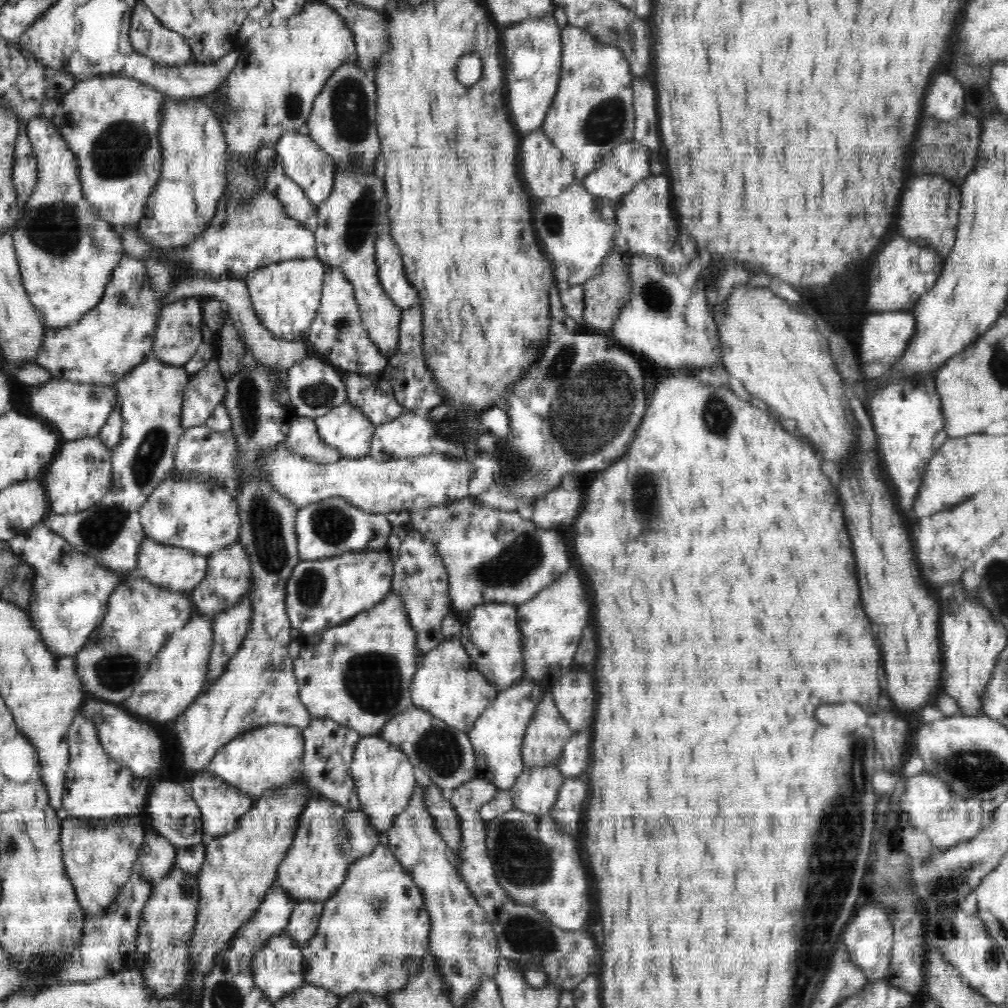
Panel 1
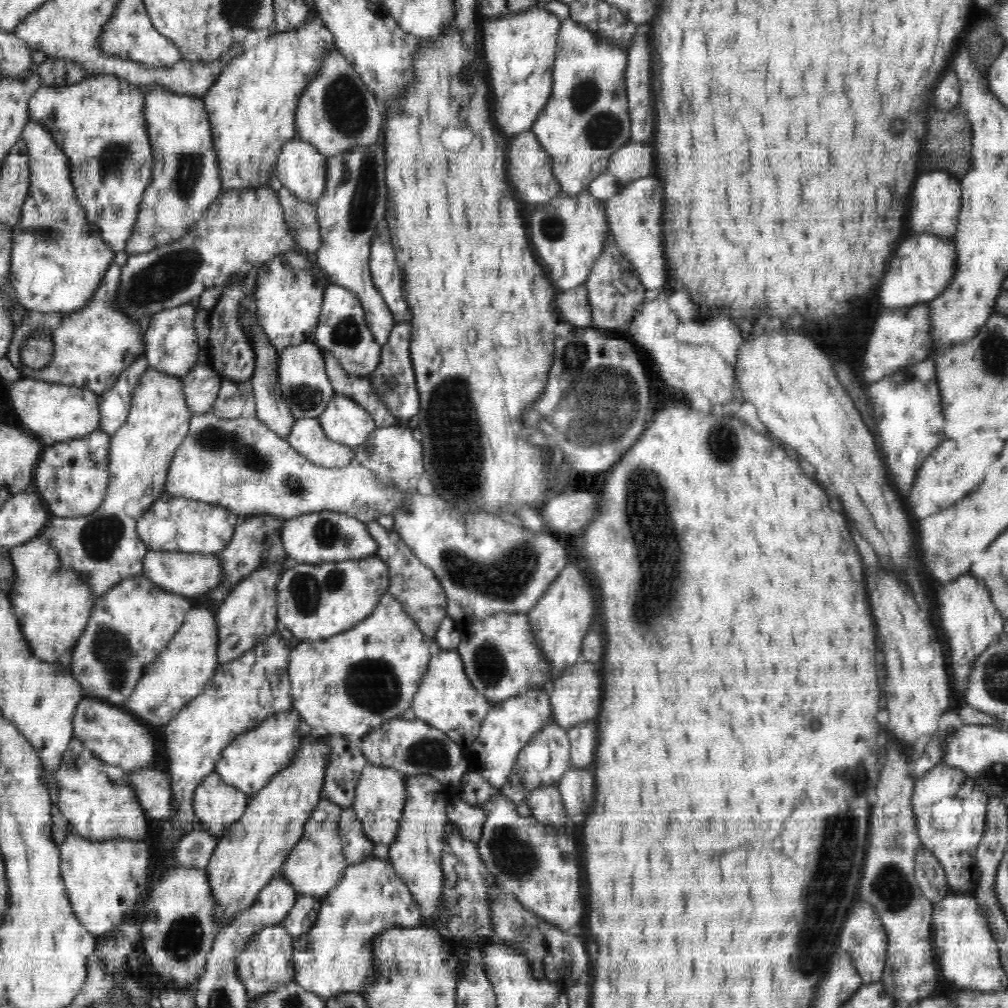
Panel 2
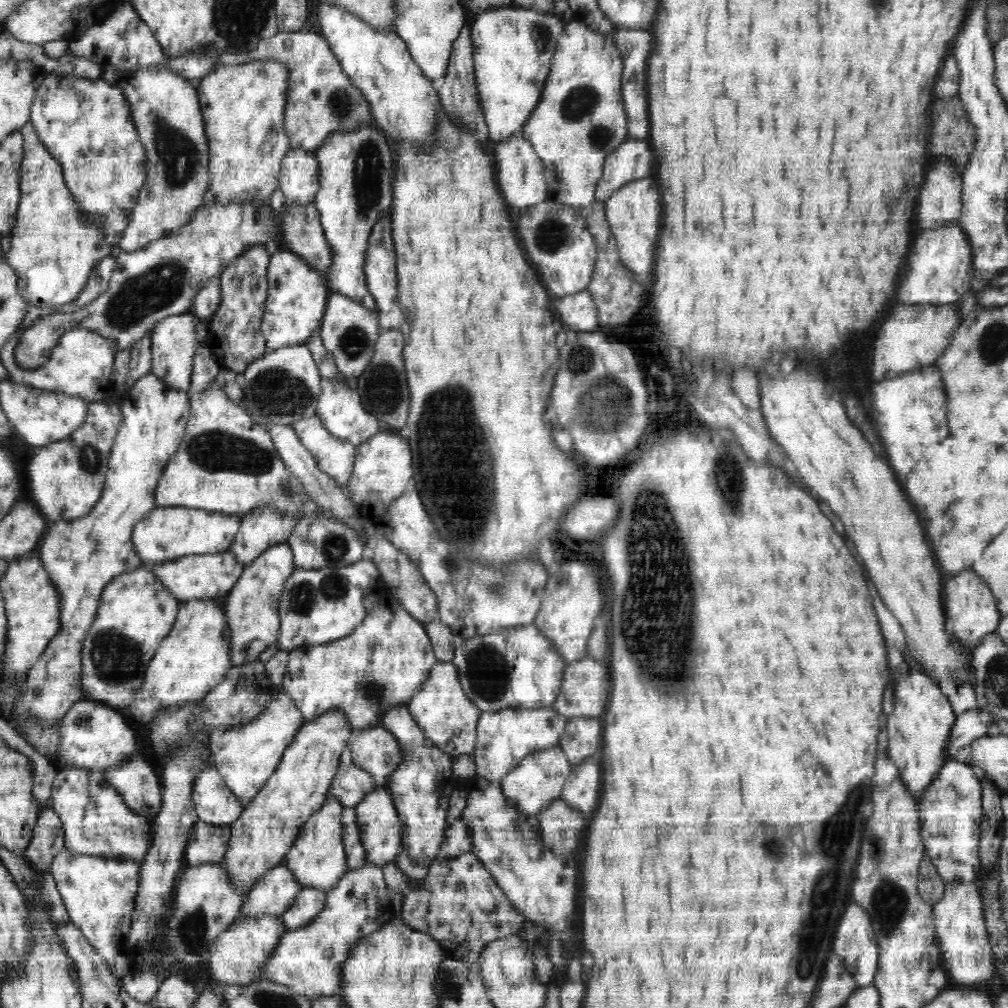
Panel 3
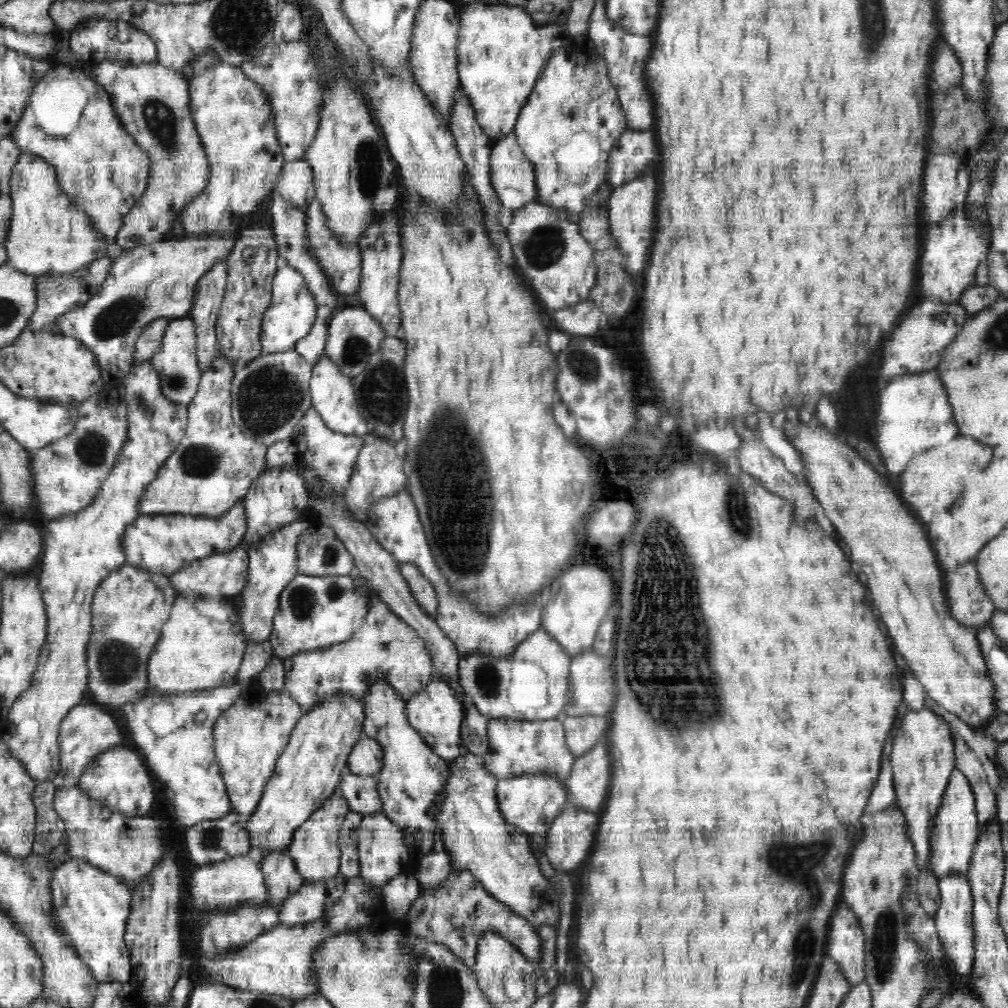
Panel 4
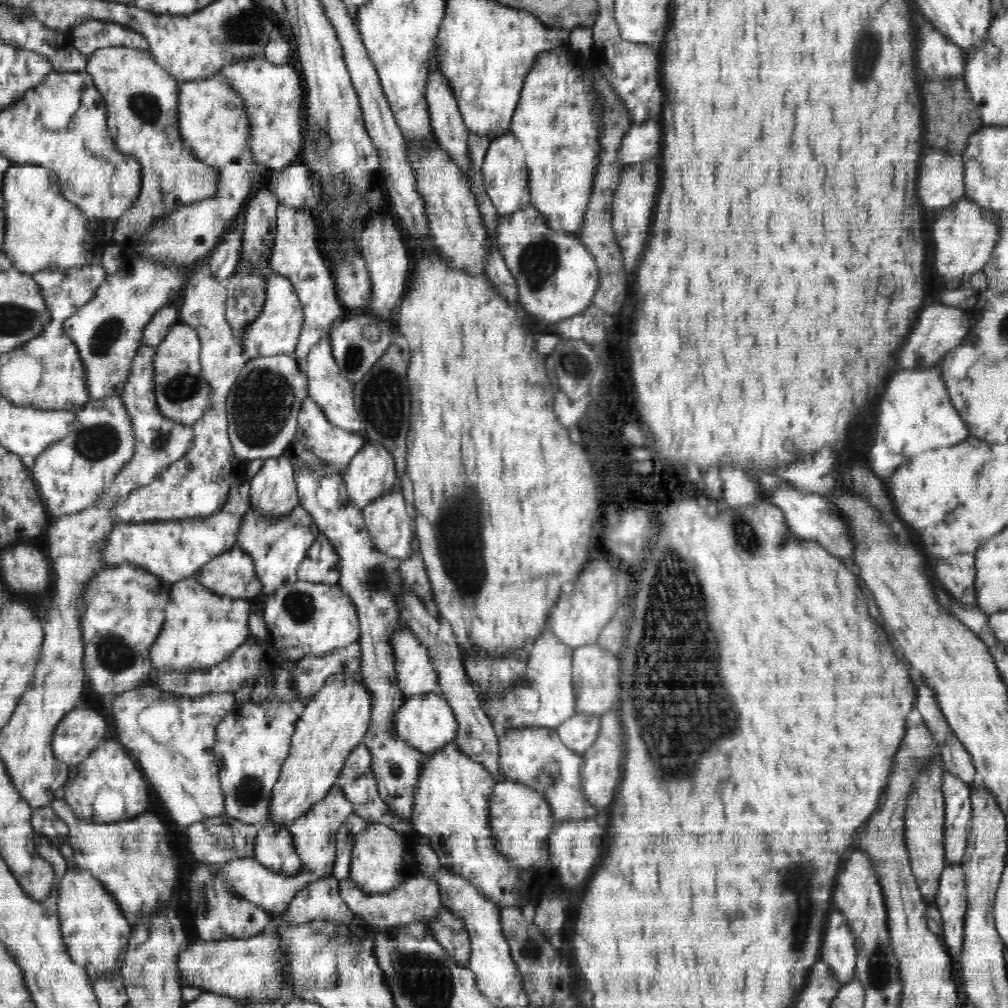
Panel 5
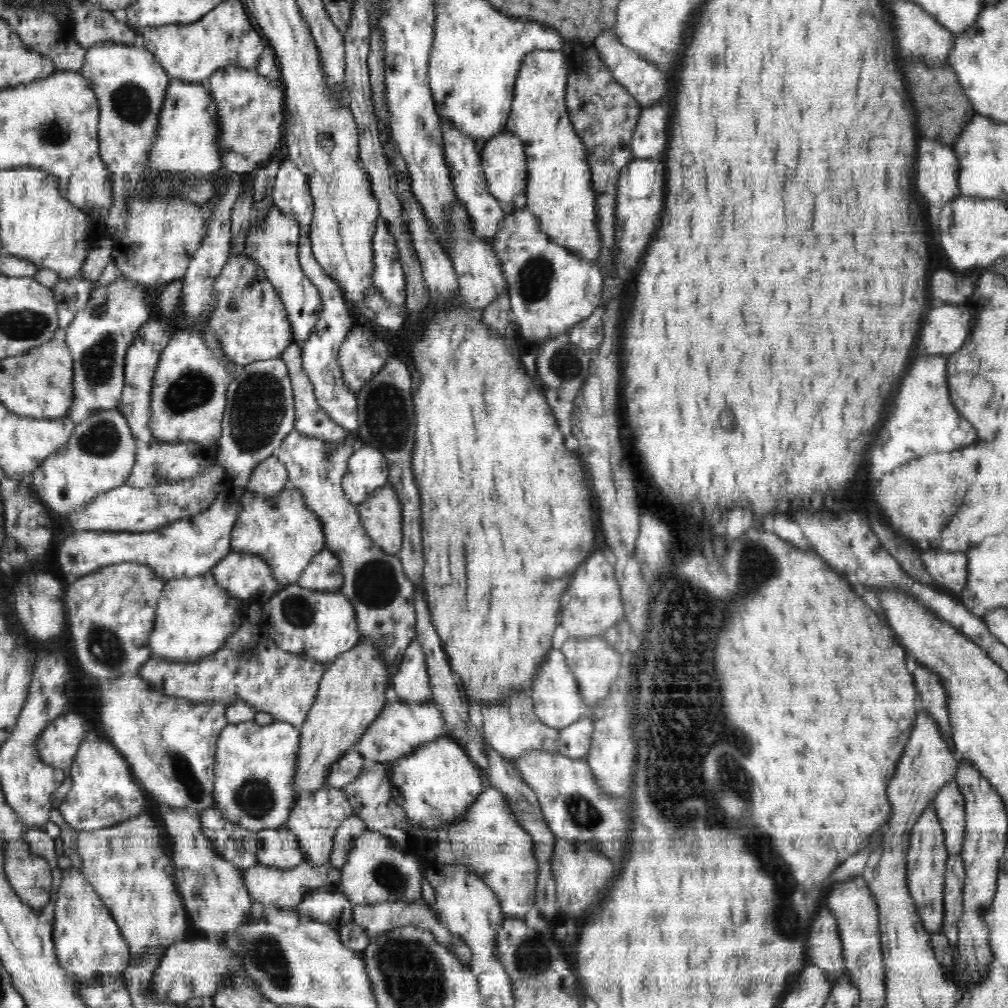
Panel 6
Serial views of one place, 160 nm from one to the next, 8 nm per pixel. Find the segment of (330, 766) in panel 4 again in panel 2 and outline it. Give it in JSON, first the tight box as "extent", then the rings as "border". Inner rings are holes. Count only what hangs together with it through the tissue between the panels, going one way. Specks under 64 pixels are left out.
{"extent":[206,735,331,930],"border":[[[315,735],[303,737],[302,746],[296,750],[294,760],[268,782],[268,785],[261,789],[256,795],[251,796],[247,801],[244,814],[230,825],[230,828],[219,838],[214,854],[206,868],[210,891],[216,901],[216,912],[214,919],[218,921],[218,927],[222,930],[231,920],[240,913],[252,906],[261,890],[275,877],[280,875],[280,870],[286,863],[294,845],[302,838],[305,824],[315,806],[321,800],[322,788],[324,785],[326,766],[330,761],[331,747],[328,746],[329,738],[321,737],[317,743]]]}

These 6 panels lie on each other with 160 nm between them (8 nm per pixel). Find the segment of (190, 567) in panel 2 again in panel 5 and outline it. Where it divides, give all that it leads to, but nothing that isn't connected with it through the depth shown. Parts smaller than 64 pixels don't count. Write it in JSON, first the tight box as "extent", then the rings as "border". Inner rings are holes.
{"extent":[194,548,262,601],"border":[[[240,548],[229,549],[206,562],[194,577],[200,585],[217,595],[255,601],[262,593],[254,559]]]}

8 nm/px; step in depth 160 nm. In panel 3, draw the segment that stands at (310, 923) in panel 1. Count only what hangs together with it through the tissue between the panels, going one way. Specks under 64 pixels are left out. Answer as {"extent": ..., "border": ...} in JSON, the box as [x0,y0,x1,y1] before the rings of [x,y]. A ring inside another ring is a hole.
{"extent":[281,887,328,929],"border":[[[303,887],[294,902],[281,914],[282,922],[288,929],[299,929],[312,922],[326,904],[328,890]]]}

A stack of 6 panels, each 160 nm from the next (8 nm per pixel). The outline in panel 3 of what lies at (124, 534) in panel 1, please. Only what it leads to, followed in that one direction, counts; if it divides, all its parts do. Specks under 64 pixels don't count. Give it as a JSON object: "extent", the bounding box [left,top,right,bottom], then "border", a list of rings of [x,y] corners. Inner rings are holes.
{"extent":[10,373,191,734],"border":[[[151,373],[140,381],[124,395],[120,402],[122,411],[122,424],[118,428],[118,434],[112,446],[108,472],[106,475],[103,493],[93,510],[84,517],[72,521],[56,521],[44,534],[42,546],[40,546],[40,558],[49,574],[49,581],[57,590],[57,596],[61,602],[61,629],[49,642],[42,656],[30,667],[25,687],[21,690],[21,696],[13,704],[14,712],[10,720],[11,725],[19,724],[16,733],[21,734],[21,726],[18,720],[26,720],[36,717],[44,720],[44,723],[52,725],[68,713],[76,701],[85,699],[82,688],[82,642],[86,638],[94,618],[96,618],[100,597],[105,586],[118,575],[136,570],[144,562],[135,554],[132,538],[134,525],[146,517],[155,508],[155,490],[158,480],[163,475],[163,470],[170,457],[178,450],[180,442],[185,435],[187,422],[190,420],[191,410],[189,395],[181,390],[170,388],[161,379]]]}

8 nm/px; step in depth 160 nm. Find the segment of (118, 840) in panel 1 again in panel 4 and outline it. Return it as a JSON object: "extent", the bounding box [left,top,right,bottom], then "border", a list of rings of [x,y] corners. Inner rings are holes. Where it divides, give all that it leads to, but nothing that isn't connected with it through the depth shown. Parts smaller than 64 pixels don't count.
{"extent":[49,842,132,982],"border":[[[67,842],[52,850],[49,860],[57,862],[52,874],[53,910],[59,928],[68,937],[69,945],[88,965],[93,979],[101,982],[130,982],[132,966],[125,945],[125,932],[130,916],[132,888],[125,882],[83,860],[65,857]]]}

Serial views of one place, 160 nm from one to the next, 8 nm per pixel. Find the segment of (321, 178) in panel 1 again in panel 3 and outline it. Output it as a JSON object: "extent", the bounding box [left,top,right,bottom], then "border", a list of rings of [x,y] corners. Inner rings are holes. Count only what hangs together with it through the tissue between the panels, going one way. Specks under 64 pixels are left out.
{"extent":[279,150,319,204],"border":[[[290,150],[282,159],[279,189],[288,203],[310,204],[319,189],[319,162],[314,152]]]}

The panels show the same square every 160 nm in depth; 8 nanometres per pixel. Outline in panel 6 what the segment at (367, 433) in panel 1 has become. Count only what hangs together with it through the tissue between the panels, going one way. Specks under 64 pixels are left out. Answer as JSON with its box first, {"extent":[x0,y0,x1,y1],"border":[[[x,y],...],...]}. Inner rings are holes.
{"extent":[298,236,359,433],"border":[[[301,236],[298,249],[300,267],[308,276],[308,281],[314,283],[318,295],[322,299],[322,314],[320,314],[320,318],[316,321],[314,330],[310,331],[310,336],[301,344],[303,369],[308,379],[310,379],[310,383],[313,384],[318,404],[335,423],[355,433],[359,427],[357,395],[344,384],[341,368],[338,364],[338,354],[342,342],[344,342],[346,334],[354,326],[351,308],[347,305],[338,283],[326,275],[322,267],[316,262],[308,236]]]}

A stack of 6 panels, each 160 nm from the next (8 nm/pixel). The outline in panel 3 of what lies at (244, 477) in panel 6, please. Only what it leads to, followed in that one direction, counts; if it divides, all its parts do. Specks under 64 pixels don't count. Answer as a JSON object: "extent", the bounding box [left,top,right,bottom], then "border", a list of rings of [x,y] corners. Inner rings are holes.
{"extent":[242,343,322,430],"border":[[[305,343],[285,346],[254,359],[242,373],[242,378],[242,408],[254,424],[269,430],[278,424],[292,425],[297,420],[317,416],[317,396],[321,393],[322,378]]]}

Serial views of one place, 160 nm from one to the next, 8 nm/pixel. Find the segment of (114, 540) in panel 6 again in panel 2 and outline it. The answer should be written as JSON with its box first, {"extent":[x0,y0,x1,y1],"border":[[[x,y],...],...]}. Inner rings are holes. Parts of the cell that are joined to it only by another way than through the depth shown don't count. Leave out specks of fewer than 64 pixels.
{"extent":[138,492,241,555],"border":[[[164,492],[150,507],[151,508],[142,517],[138,517],[138,536],[146,546],[152,544],[152,548],[154,548],[154,542],[150,540],[150,536],[152,536],[152,526],[154,526],[156,522],[160,522],[160,520],[170,518],[172,524],[176,526],[176,536],[174,536],[172,540],[164,542],[160,548],[154,548],[154,550],[166,552],[218,555],[230,542],[235,528],[241,521],[238,517],[234,518],[234,514],[223,506],[200,502],[198,500],[190,500],[189,498],[174,498],[173,496],[168,496],[167,492]]]}

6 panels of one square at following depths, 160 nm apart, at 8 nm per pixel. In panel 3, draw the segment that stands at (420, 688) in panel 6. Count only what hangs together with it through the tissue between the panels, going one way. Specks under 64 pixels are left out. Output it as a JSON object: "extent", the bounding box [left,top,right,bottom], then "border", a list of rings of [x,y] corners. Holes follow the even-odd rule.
{"extent":[279,594,437,731],"border":[[[384,594],[380,597],[379,602],[375,604],[373,610],[363,622],[354,628],[352,634],[334,640],[334,642],[314,646],[304,645],[303,647],[289,651],[286,674],[284,674],[284,680],[282,680],[279,689],[288,693],[288,696],[292,698],[294,704],[298,707],[298,710],[302,711],[302,715],[306,722],[314,722],[314,719],[320,718],[322,714],[326,714],[329,710],[340,709],[340,711],[344,711],[346,714],[347,722],[351,725],[351,730],[356,729],[361,731],[369,729],[370,727],[378,727],[382,714],[386,714],[388,709],[391,709],[392,707],[406,707],[408,702],[410,702],[410,699],[414,696],[414,693],[416,693],[417,690],[420,690],[422,683],[430,676],[430,671],[436,663],[437,658],[434,654],[431,640],[423,627],[423,623],[417,621],[398,600]]]}

